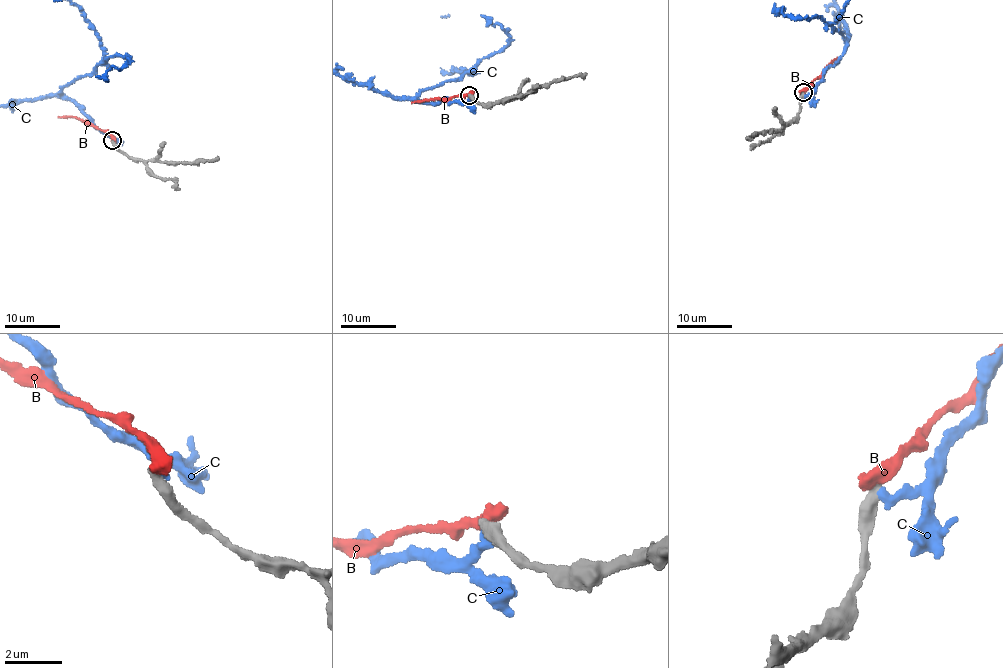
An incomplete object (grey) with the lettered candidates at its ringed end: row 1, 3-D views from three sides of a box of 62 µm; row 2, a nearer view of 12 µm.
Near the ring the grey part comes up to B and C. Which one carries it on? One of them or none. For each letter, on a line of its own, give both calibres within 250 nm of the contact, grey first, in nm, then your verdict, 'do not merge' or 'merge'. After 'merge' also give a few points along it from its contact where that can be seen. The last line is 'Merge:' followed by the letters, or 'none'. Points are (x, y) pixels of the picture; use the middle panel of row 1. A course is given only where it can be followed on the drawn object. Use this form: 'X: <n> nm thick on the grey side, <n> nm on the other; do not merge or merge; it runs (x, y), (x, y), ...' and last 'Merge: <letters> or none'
B: 400 nm thick on the grey side, 600 nm on the other; do not merge
C: 440 nm thick on the grey side, 360 nm on the other; do not merge
Merge: none

